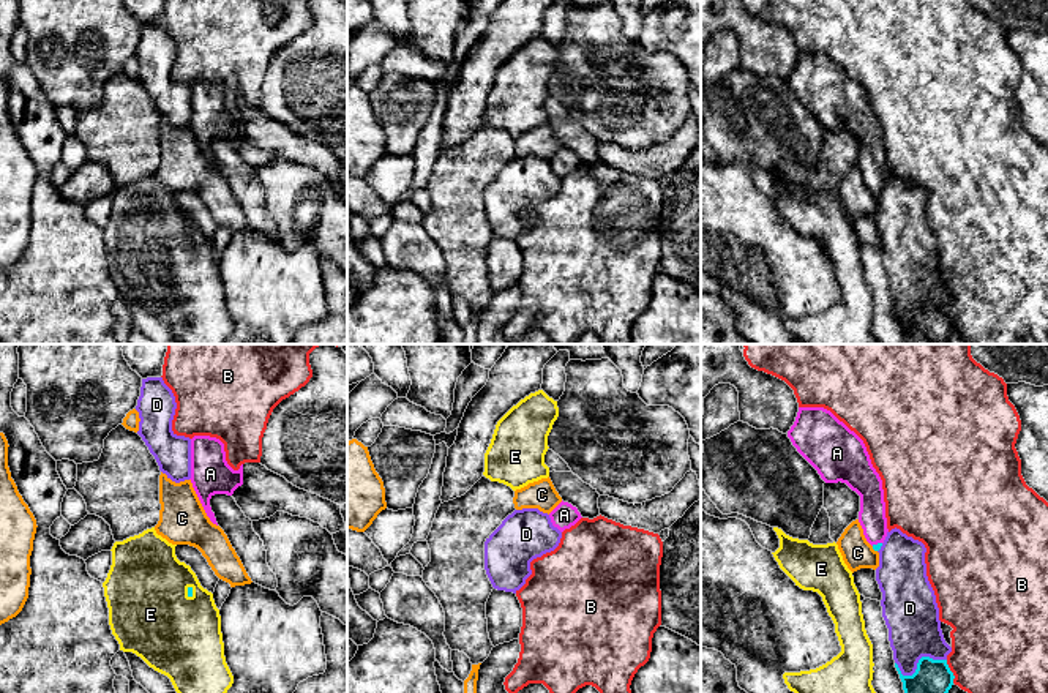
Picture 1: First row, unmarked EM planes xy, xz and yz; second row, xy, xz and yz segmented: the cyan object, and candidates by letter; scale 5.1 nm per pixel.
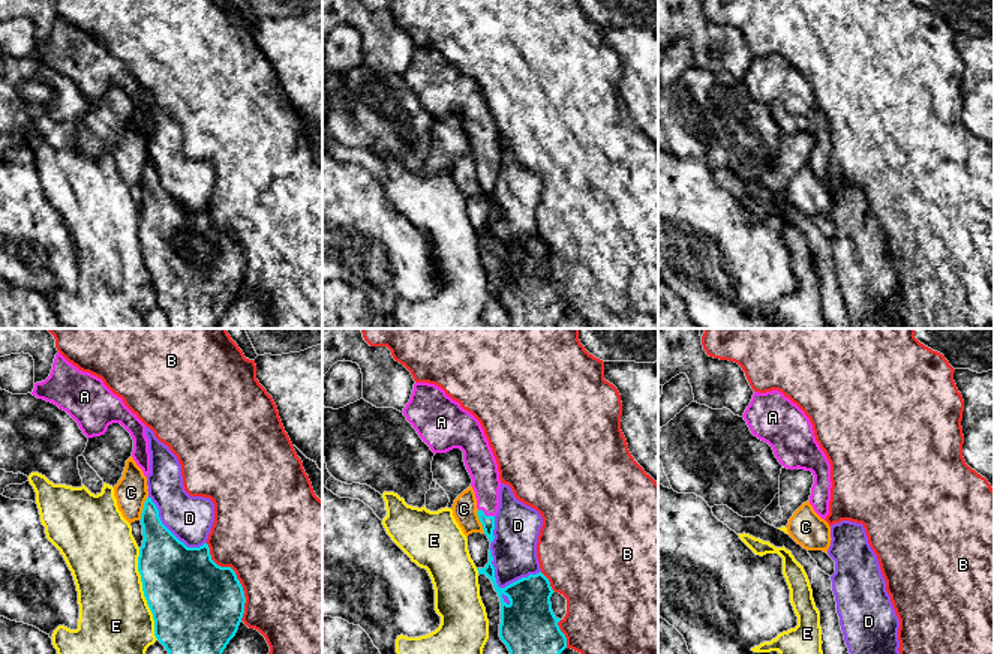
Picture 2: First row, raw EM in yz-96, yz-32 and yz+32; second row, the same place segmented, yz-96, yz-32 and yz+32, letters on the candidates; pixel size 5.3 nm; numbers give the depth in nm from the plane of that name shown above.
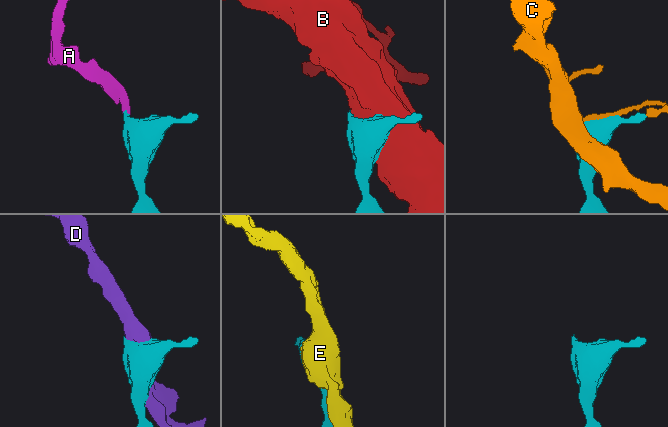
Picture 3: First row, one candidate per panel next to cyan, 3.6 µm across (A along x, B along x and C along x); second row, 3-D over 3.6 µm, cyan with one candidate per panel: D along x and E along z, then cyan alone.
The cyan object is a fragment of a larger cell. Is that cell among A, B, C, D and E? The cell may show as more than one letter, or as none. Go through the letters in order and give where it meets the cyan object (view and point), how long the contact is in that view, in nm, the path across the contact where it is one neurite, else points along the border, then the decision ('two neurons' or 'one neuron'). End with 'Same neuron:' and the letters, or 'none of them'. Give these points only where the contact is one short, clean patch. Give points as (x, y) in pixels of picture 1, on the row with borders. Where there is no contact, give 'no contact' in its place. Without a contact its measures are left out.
A: meets cyan in yz at (878, 543); contact 60 nm long; runs through yz (875, 546), (878, 543), (872, 516); one neuron
B: meets cyan in yz at (950, 671); contact 130 nm long; two neurons
C: meets cyan in yz at (875, 550); contact 40 nm long; two neurons
D: meets cyan in yz at (917, 663); contact 260 nm long; two neurons
E: meets cyan in xy at (188, 592); contact 70 nm long; two neurons
Same neuron: A

